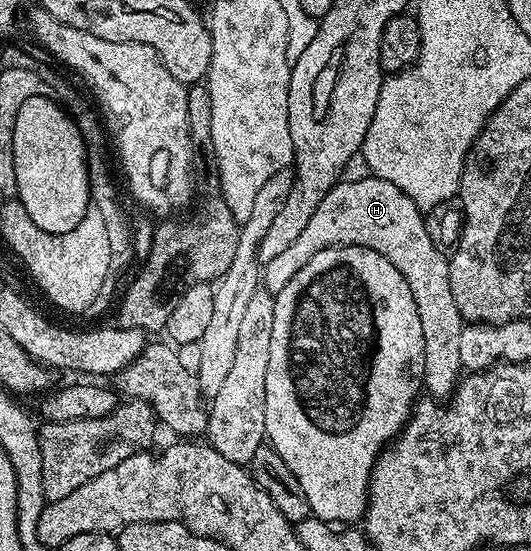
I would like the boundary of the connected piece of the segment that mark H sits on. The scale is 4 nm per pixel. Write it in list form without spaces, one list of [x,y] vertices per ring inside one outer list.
[[[373,175],[365,176],[359,181],[349,181],[349,179],[339,181],[332,187],[332,191],[328,191],[328,195],[324,195],[324,199],[320,199],[320,207],[316,207],[312,219],[308,219],[303,233],[293,243],[288,243],[288,247],[284,247],[284,251],[280,251],[280,255],[265,262],[260,273],[261,288],[275,295],[284,291],[284,287],[288,287],[292,275],[296,275],[296,271],[300,271],[300,267],[304,267],[304,263],[308,263],[308,259],[312,259],[312,255],[325,249],[333,249],[336,245],[359,245],[384,255],[388,259],[388,263],[392,263],[392,267],[396,267],[396,271],[400,271],[400,275],[404,275],[404,279],[416,299],[416,311],[420,311],[420,328],[424,331],[422,384],[425,392],[430,392],[427,394],[434,399],[449,399],[454,396],[454,390],[457,389],[458,382],[464,373],[460,363],[460,331],[464,322],[456,307],[456,299],[452,299],[450,262],[447,254],[443,250],[437,249],[432,243],[432,239],[428,239],[426,218],[417,203],[408,199],[408,195],[404,195],[404,191],[400,191],[400,187]]]

